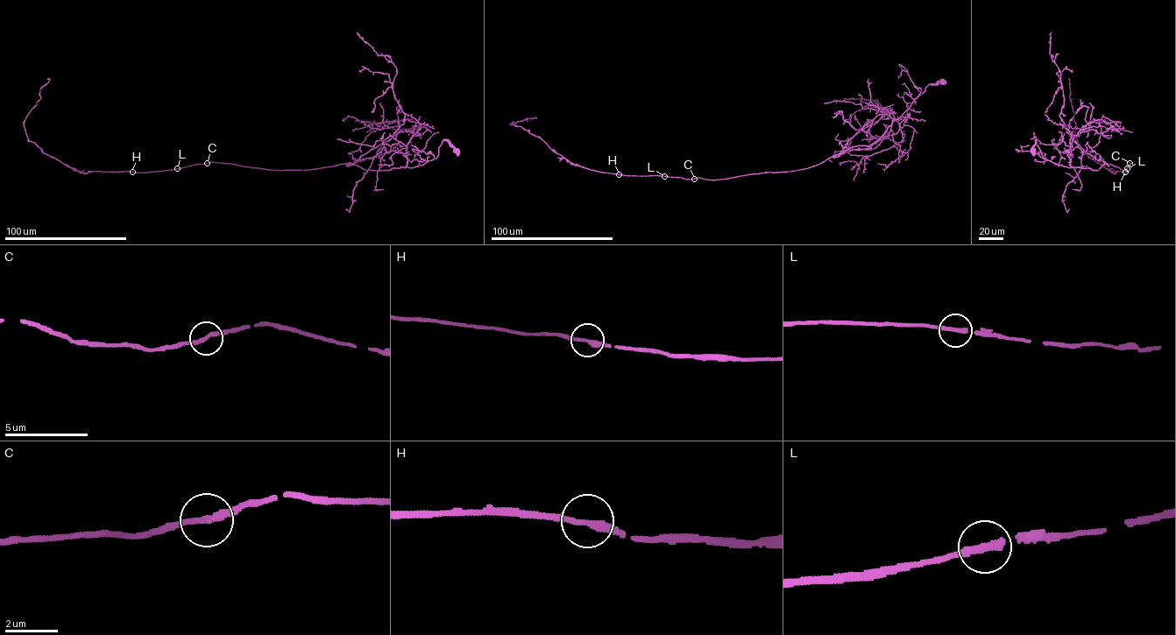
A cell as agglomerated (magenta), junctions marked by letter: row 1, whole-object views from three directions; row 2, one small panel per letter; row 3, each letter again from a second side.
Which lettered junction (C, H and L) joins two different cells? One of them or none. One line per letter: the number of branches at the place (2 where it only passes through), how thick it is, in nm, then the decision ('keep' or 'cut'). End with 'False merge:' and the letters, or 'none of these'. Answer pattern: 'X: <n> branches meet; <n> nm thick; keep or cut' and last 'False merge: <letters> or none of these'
C: 2 branches meet; 240 nm thick; keep
H: 2 branches meet; 240 nm thick; keep
L: 2 branches meet; 240 nm thick; keep
False merge: none of these

